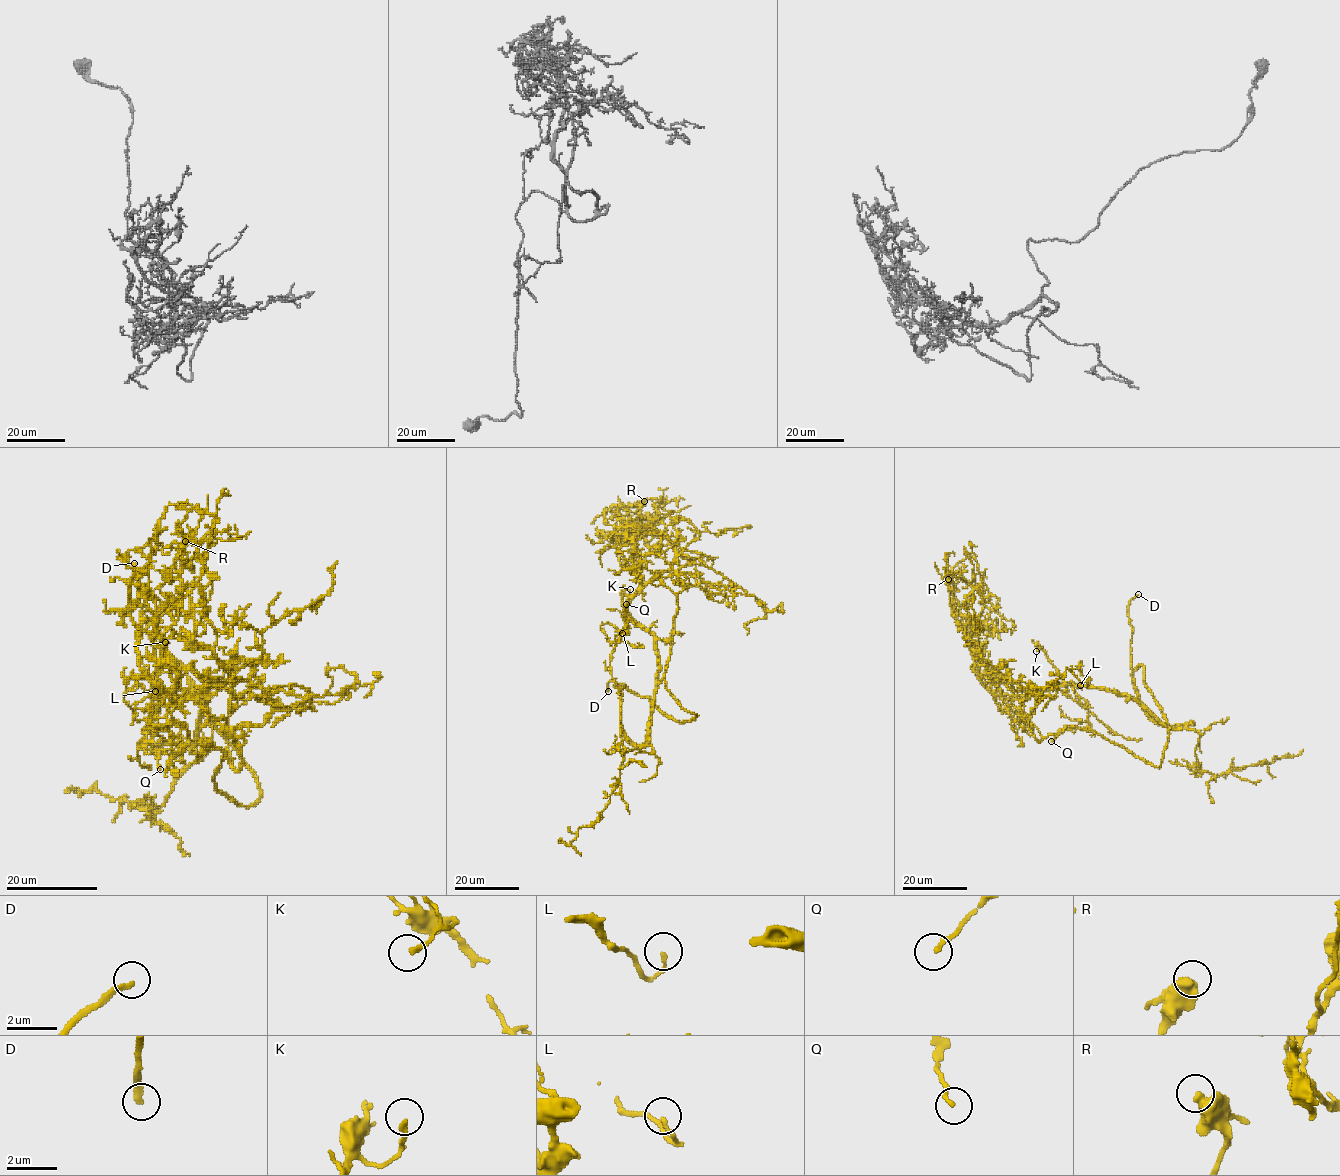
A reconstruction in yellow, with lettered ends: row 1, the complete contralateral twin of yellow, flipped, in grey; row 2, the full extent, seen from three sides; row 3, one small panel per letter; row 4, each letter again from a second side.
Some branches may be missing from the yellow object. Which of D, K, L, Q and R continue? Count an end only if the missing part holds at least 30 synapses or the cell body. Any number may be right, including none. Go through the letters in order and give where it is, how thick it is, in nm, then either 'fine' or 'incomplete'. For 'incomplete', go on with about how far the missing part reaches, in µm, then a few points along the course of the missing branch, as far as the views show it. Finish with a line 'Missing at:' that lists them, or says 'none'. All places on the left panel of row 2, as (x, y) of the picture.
D: at (134, 563); 220 nm thick; incomplete; about 120 µm are missing
K: at (165, 642); 180 nm thick; fine
L: at (155, 691); 130 nm thick; fine
Q: at (160, 769); 180 nm thick; fine
R: at (185, 541); 600 nm thick; fine
Missing at: D

